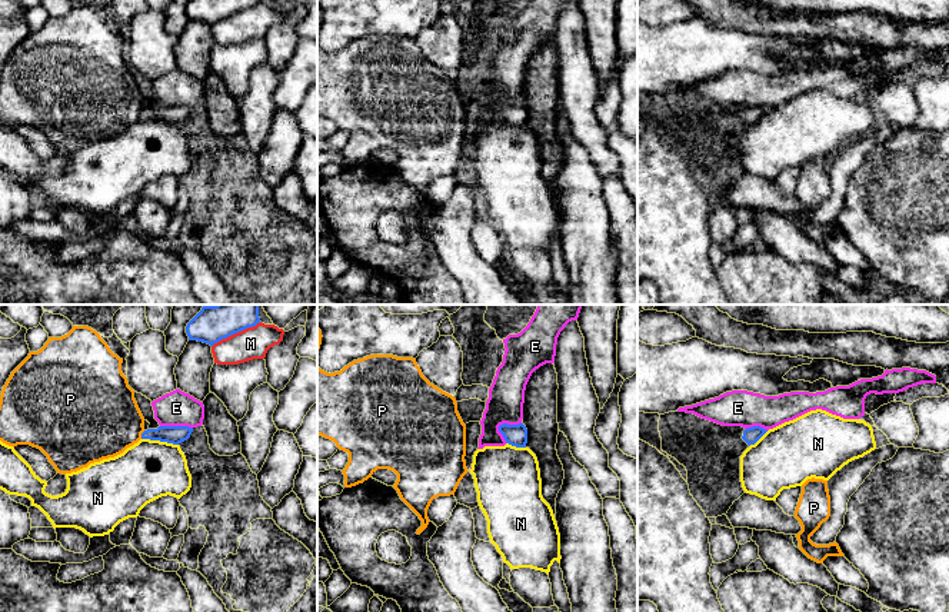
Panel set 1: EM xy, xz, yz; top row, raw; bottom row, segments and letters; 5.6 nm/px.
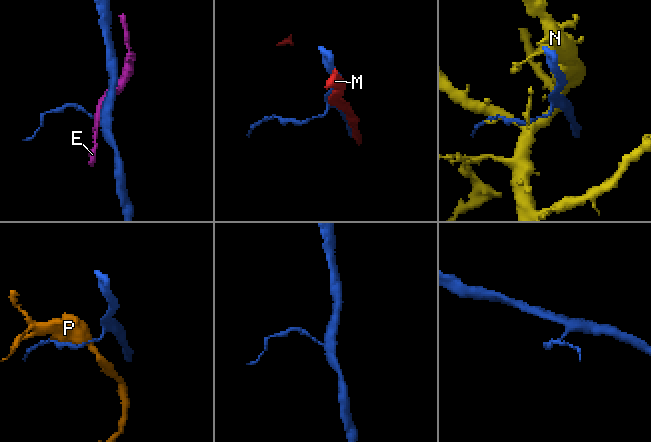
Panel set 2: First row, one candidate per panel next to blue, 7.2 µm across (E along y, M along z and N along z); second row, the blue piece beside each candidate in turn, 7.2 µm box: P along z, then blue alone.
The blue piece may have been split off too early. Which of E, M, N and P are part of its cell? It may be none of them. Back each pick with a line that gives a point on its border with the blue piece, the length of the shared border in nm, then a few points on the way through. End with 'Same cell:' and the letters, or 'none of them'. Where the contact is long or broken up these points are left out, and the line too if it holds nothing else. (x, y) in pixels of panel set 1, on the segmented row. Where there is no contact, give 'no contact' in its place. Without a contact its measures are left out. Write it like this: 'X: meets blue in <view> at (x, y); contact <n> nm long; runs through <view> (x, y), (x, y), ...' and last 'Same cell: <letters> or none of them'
Same cell: none of them

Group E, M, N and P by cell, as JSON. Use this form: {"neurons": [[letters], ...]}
{"neurons": [["E"], ["M"], ["N"], ["P"]]}

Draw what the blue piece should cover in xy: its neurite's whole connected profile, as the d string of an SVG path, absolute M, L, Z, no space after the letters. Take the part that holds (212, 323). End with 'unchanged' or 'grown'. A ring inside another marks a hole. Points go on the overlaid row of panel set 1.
M259 305L203 306L187 323L189 340L214 343L260 323Z; unchanged

